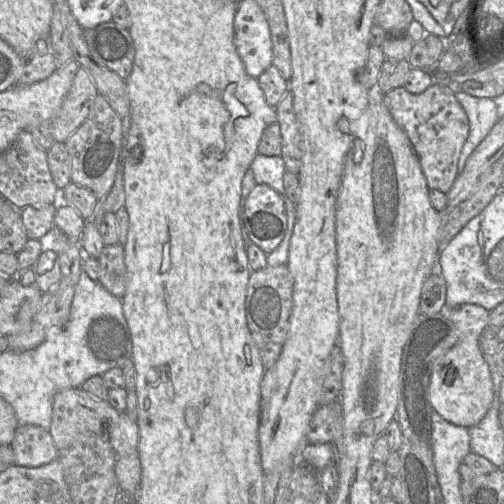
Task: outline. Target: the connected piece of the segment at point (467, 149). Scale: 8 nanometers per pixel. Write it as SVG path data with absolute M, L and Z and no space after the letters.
M463 92L454 95L469 121L469 134L458 160L458 173L460 173L464 169L468 157L488 135L499 117L497 106L491 98L474 97Z

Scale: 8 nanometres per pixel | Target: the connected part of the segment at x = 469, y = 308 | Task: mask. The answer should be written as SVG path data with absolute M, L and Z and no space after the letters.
M464 304L454 309L444 309L439 312L444 314L454 324L458 342L435 363L429 384L429 399L434 409L446 421L465 428L477 425L487 414L493 401L493 383L489 365L479 347L480 337L489 325L490 311L476 304Z

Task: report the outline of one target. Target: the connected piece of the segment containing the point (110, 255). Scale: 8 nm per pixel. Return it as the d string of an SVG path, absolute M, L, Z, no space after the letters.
M105 246L98 257L100 266L98 283L109 293L122 299L126 290L124 246Z

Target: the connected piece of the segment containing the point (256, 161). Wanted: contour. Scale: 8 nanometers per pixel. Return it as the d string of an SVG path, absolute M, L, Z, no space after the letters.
M257 154L250 164L256 184L265 184L274 189L289 208L294 208L287 197L284 186L283 176L286 171L285 164L281 156L264 156Z

